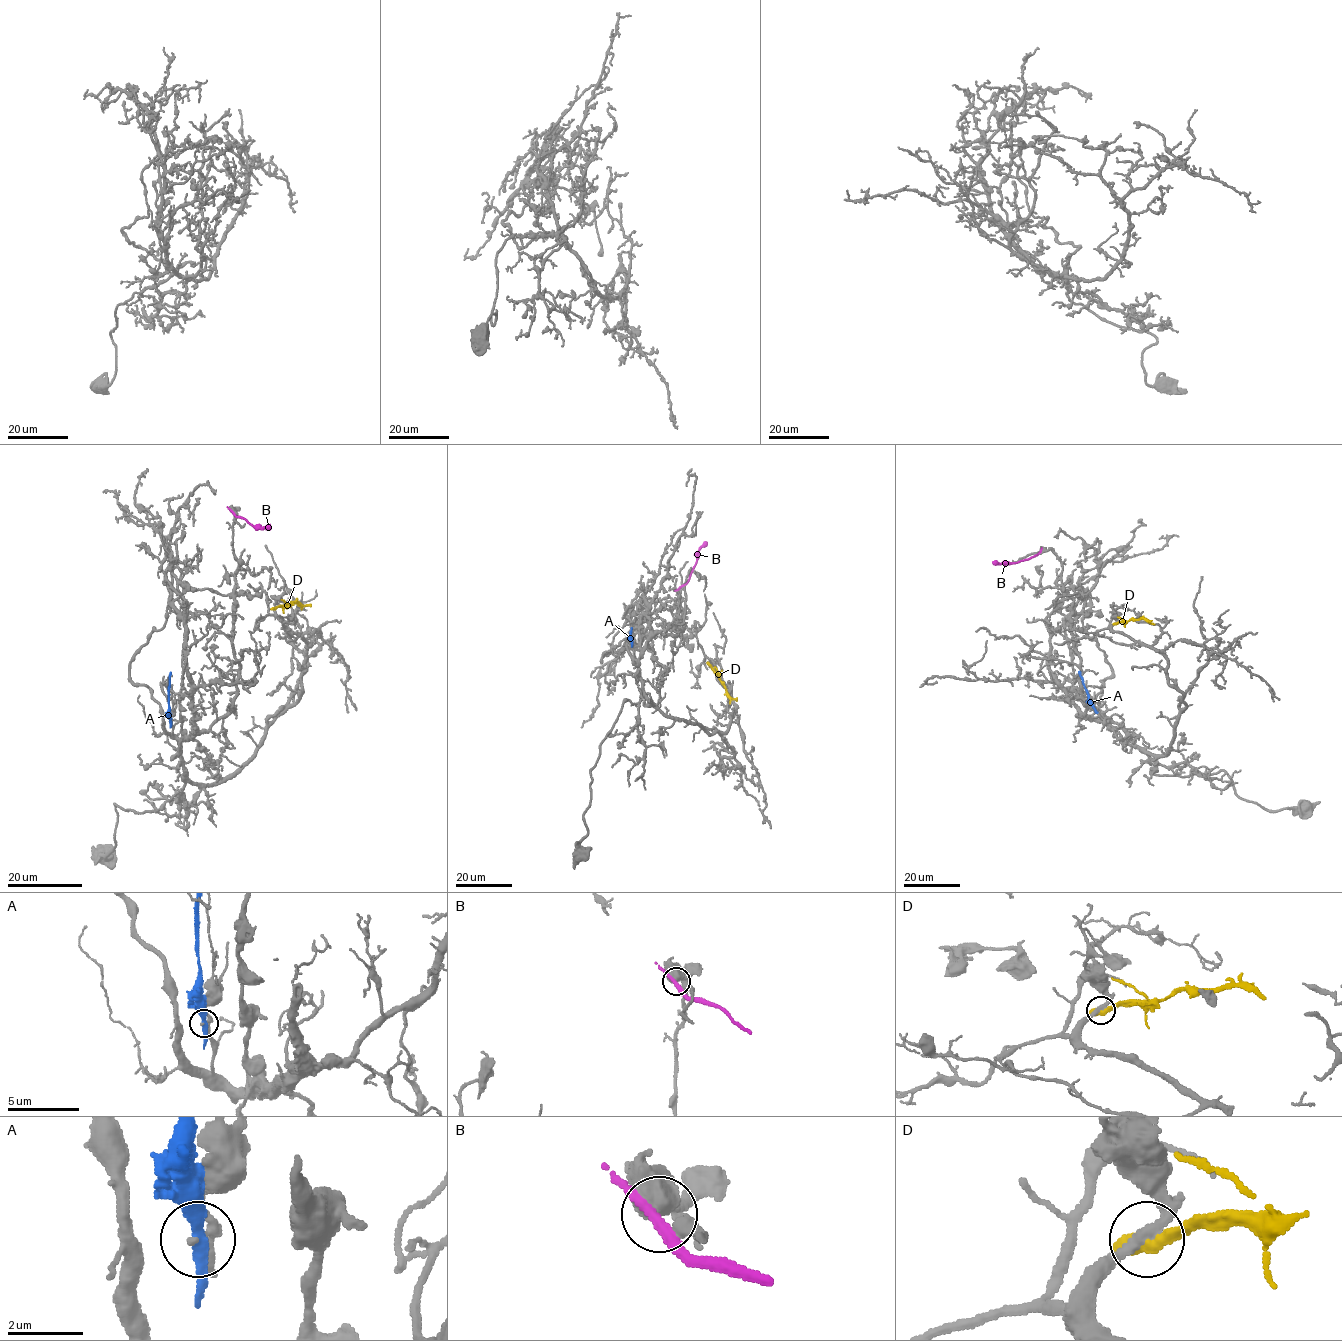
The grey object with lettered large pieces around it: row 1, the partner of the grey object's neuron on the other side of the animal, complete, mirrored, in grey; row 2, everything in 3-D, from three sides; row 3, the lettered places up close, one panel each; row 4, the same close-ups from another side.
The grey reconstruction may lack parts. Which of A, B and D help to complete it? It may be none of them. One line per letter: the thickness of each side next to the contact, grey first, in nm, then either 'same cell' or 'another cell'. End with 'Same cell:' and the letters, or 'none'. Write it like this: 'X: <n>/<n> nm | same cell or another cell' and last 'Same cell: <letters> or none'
A: 140/320 nm | another cell
B: 750/280 nm | another cell
D: 260/400 nm | another cell
Same cell: none

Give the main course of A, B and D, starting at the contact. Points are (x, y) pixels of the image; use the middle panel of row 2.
A: (631, 642), (631, 627)
B: (678, 589), (688, 580), (698, 549), (706, 542)
D: (710, 664), (726, 693), (737, 700)

